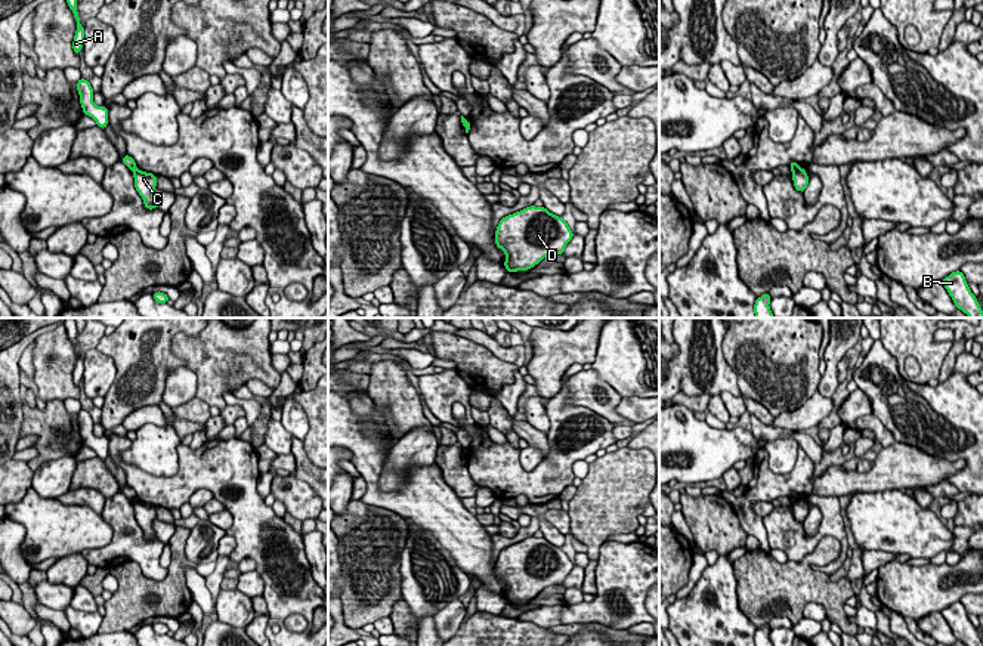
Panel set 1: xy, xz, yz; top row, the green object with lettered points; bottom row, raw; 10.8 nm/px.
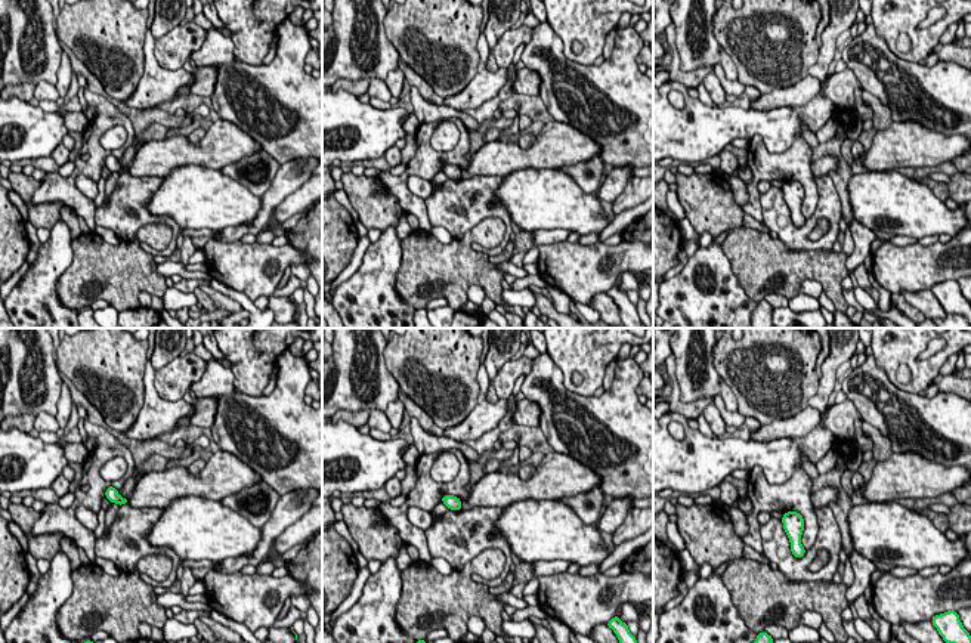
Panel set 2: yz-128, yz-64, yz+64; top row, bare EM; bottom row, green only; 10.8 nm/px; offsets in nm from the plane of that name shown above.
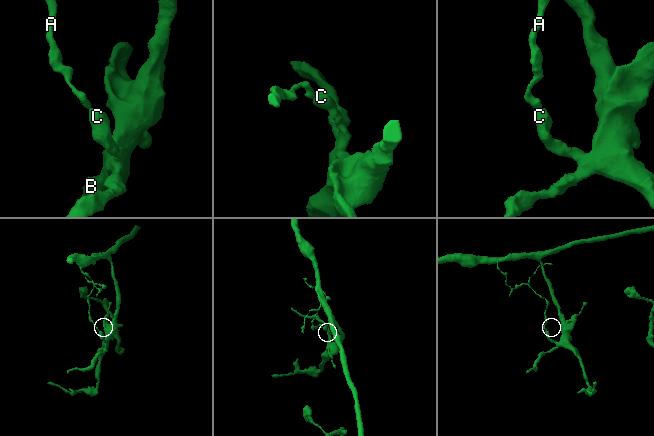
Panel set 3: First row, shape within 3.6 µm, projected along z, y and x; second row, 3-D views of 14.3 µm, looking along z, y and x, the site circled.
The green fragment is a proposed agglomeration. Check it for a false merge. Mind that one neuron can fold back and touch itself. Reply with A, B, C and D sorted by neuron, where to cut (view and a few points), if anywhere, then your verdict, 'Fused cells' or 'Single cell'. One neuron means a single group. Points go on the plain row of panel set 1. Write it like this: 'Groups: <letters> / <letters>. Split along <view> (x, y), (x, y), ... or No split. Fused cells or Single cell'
Groups: A / B C D. Split along xz (467, 451), (464, 457). Fused cells

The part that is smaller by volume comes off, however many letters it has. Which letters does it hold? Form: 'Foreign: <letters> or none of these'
Foreign: A

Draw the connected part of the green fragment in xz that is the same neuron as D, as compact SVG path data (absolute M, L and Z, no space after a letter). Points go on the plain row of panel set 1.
M529 537L500 551L495 577L506 584L506 602L517 603L534 599L545 587L563 585L574 566L560 547Z

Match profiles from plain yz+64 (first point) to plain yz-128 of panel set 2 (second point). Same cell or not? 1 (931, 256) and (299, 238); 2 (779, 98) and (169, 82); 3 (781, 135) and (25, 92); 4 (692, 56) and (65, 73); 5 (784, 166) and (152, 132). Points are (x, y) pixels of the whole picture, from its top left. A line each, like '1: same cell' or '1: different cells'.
1: different cells
2: same cell
3: different cells
4: different cells
5: different cells

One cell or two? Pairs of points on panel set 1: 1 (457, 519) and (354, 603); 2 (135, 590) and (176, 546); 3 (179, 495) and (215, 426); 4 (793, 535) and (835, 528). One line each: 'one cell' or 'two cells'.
1: two cells
2: one cell
3: two cells
4: one cell

